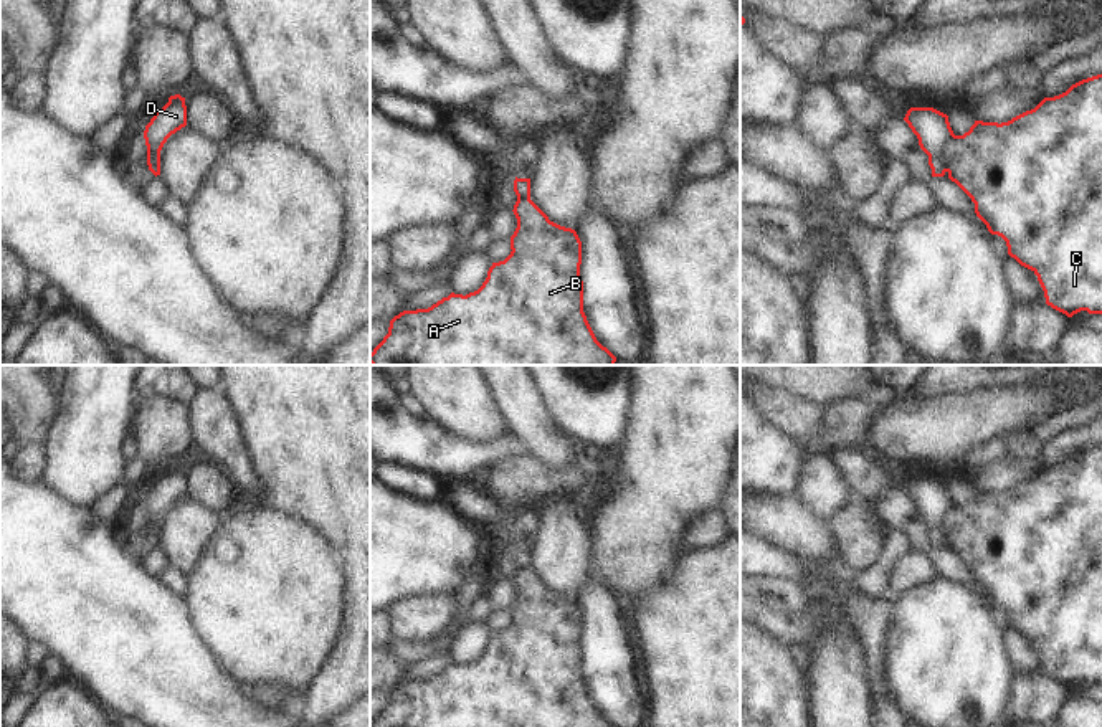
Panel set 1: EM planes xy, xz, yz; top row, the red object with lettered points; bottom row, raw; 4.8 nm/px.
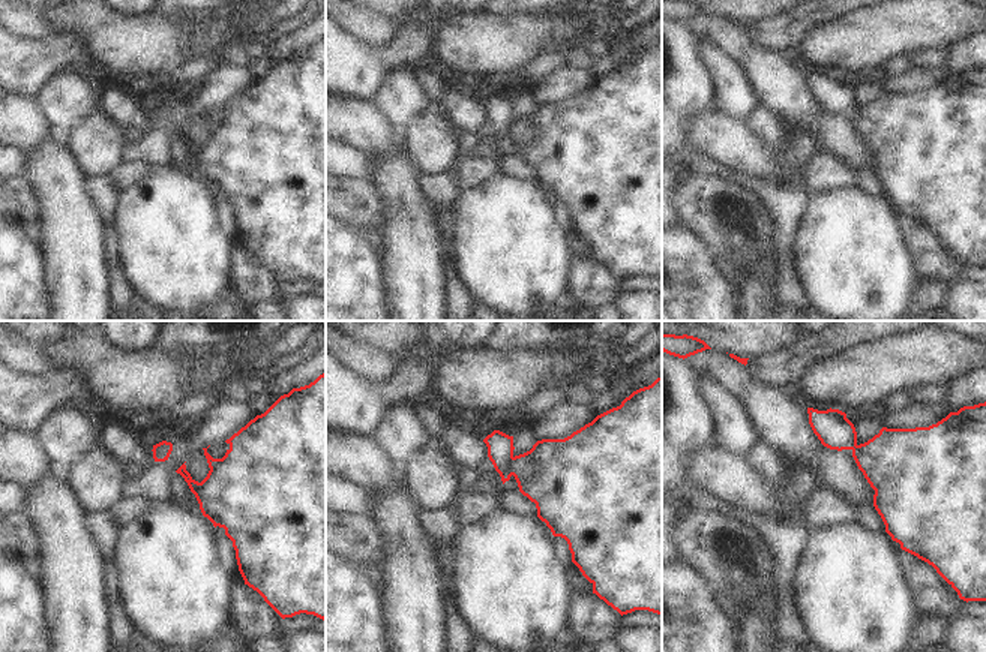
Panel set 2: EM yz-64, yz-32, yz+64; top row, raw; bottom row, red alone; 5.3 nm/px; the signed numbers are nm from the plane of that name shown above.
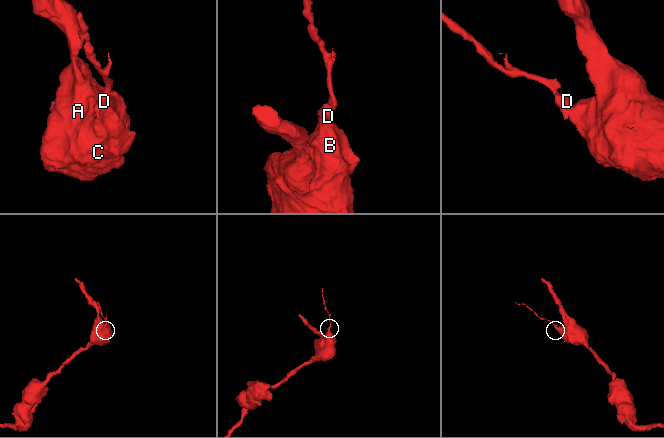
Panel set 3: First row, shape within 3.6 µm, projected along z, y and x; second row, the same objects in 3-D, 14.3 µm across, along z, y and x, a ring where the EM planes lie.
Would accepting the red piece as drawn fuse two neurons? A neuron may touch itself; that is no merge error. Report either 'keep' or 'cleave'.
cleave

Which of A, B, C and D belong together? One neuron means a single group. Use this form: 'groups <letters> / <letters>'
groups A B C / D

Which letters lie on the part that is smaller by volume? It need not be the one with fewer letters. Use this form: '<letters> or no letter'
D.

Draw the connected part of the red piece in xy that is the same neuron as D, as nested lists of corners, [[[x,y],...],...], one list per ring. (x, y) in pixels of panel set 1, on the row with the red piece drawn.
[[[180,94],[170,96],[169,102],[154,114],[145,126],[144,139],[147,145],[149,170],[157,177],[160,175],[160,150],[167,139],[187,126],[185,97]]]

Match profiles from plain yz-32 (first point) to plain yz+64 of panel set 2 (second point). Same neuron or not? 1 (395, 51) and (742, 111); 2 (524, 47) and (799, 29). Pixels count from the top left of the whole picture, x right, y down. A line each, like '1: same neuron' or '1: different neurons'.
1: different neurons
2: different neurons

